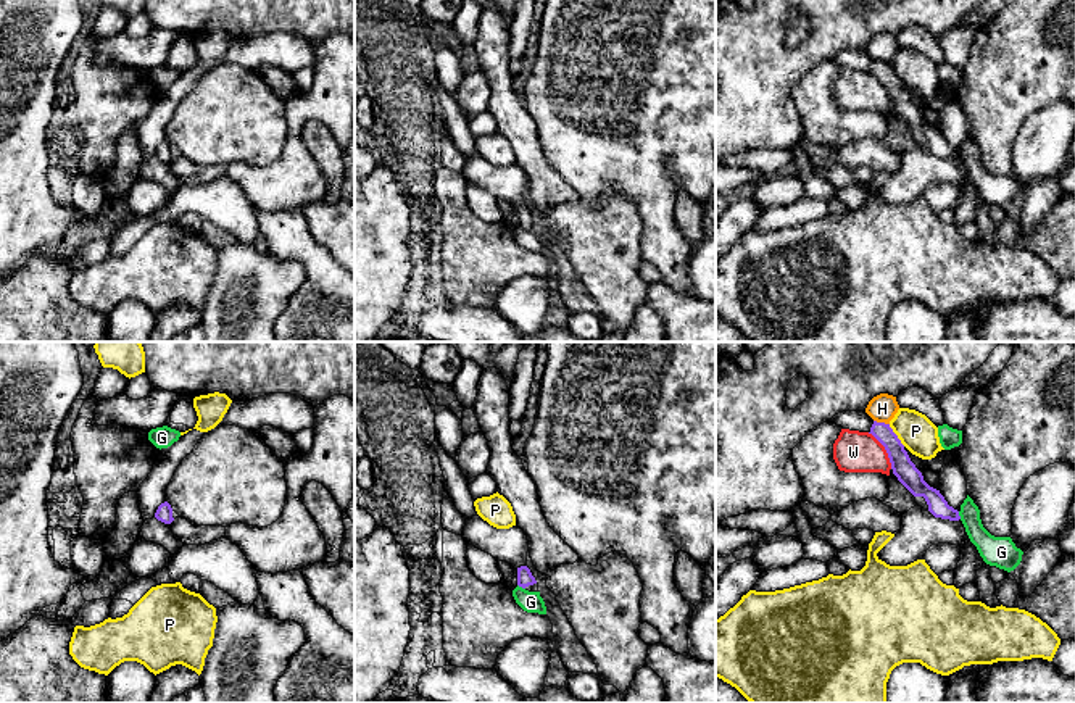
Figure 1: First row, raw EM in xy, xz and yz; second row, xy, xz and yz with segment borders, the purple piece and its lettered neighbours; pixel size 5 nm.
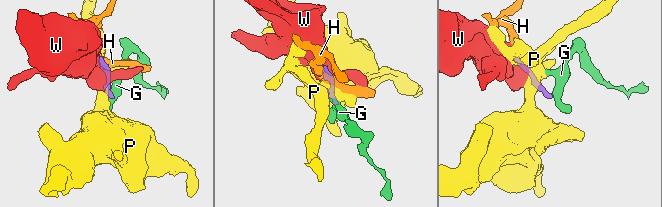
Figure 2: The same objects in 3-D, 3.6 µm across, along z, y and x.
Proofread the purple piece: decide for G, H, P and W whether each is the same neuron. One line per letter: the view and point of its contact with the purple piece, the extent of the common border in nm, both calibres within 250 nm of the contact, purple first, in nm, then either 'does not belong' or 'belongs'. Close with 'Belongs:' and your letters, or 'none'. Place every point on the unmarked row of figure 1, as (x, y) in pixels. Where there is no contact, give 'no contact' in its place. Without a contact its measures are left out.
G: contact xz (521, 224); length 50 nm; calibres 80 and 110 nm; does not belong
H: contact yz (882, 62); length 80 nm; calibres 110 and 140 nm; does not belong
P: contact yz (896, 74); length 140 nm; calibres 110 and 180 nm; does not belong
W: contact yz (885, 87); length 220 nm; calibres 110 and 200 nm; does not belong
Belongs: none

